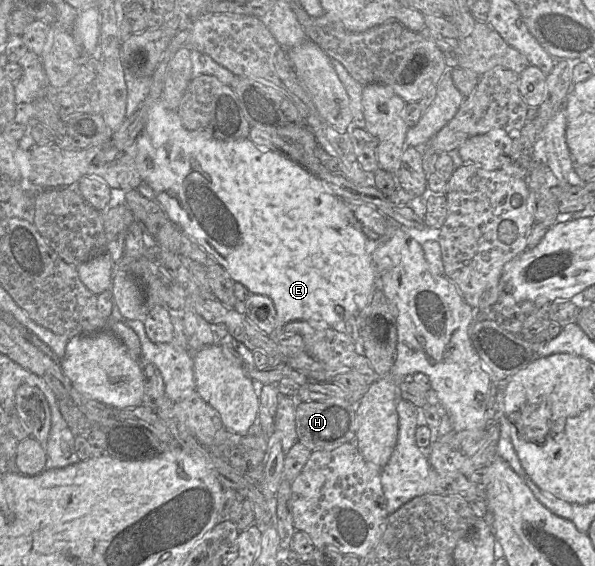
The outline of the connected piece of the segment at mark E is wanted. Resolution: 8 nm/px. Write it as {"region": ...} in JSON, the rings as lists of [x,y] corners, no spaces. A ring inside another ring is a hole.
{"region":[[[162,100],[154,102],[149,107],[144,130],[135,143],[135,164],[142,183],[148,184],[154,190],[155,200],[167,217],[220,264],[233,281],[243,284],[251,294],[264,295],[272,300],[276,309],[276,330],[272,333],[282,333],[284,325],[295,320],[325,322],[330,328],[345,333],[345,321],[351,316],[358,315],[370,303],[374,290],[374,270],[371,256],[366,251],[368,237],[348,204],[329,192],[323,182],[304,166],[285,155],[258,147],[249,138],[222,141],[203,133],[189,131],[183,126],[177,110],[168,109]]]}

